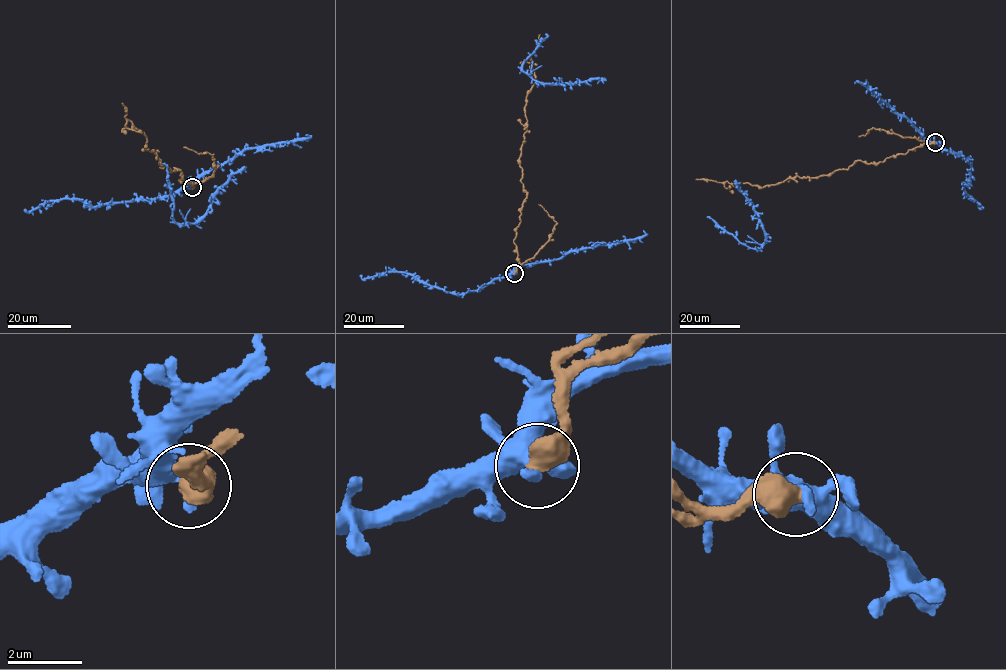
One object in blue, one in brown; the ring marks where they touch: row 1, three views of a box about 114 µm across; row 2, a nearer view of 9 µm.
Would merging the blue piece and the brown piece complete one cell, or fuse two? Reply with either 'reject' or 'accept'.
reject

